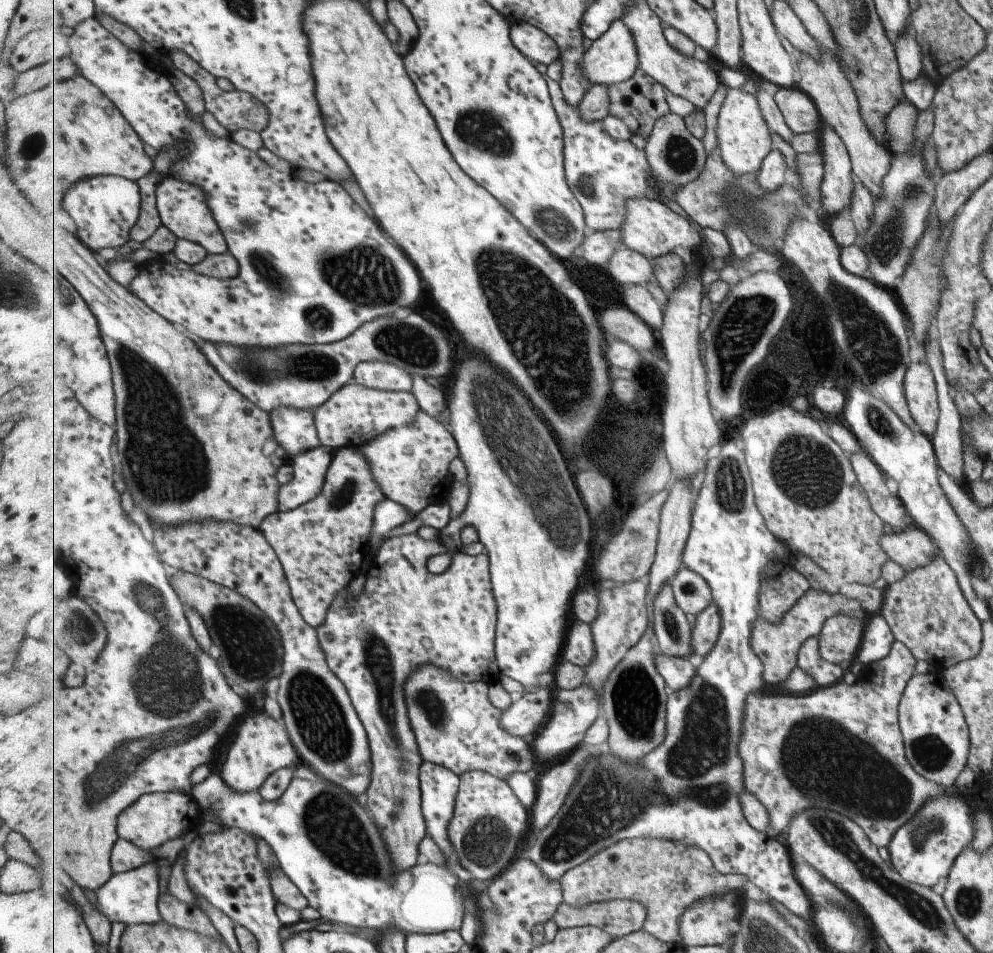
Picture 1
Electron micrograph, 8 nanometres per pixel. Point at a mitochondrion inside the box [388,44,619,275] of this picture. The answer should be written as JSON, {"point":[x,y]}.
{"point":[479,128]}

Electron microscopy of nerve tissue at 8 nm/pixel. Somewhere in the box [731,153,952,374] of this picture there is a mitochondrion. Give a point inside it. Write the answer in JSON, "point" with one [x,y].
{"point":[885,245]}

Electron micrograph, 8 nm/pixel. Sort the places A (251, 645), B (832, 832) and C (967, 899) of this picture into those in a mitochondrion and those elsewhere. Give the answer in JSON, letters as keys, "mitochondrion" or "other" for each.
{"A":"mitochondrion","B":"mitochondrion","C":"mitochondrion"}

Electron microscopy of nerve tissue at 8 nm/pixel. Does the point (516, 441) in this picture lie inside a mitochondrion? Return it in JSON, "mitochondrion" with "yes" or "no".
{"mitochondrion":"yes"}

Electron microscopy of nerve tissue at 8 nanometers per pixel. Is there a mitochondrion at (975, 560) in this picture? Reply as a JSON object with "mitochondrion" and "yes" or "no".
{"mitochondrion":"no"}

